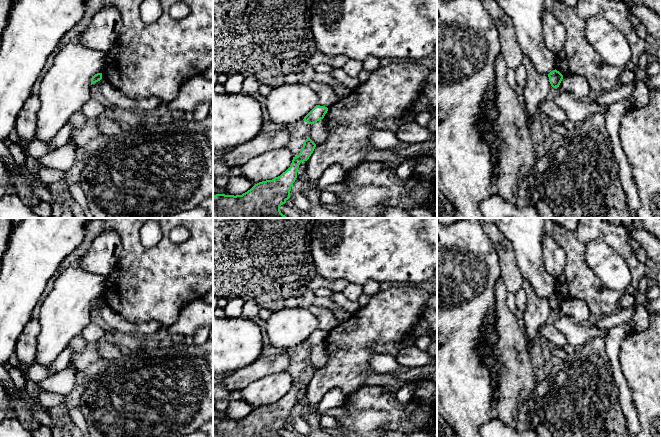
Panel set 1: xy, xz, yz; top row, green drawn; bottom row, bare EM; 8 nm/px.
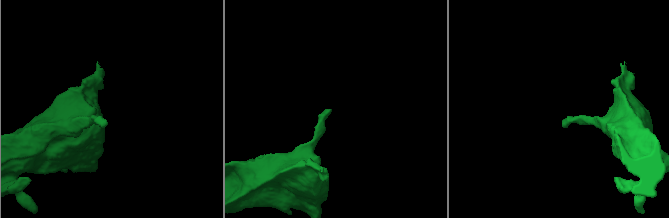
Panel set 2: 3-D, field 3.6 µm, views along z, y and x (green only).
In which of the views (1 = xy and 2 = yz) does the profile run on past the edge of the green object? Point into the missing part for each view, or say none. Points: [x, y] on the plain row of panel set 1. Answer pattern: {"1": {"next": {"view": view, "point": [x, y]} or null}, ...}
{"1": {"next": null}, "2": {"next": null}}

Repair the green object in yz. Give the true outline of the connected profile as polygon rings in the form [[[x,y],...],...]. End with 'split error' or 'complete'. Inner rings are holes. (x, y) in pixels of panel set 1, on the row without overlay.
[[[556,293],[551,295],[548,298],[548,301],[549,301],[549,306],[553,312],[559,311],[562,303],[563,303],[563,299]]] | complete

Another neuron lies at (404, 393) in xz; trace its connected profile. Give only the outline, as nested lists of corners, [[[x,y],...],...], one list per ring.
[[[410,380],[400,386],[396,391],[396,399],[399,403],[406,405],[413,397],[416,381]]]

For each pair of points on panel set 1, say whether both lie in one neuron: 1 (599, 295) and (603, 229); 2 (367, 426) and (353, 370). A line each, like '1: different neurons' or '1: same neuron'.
1: same neuron
2: different neurons

